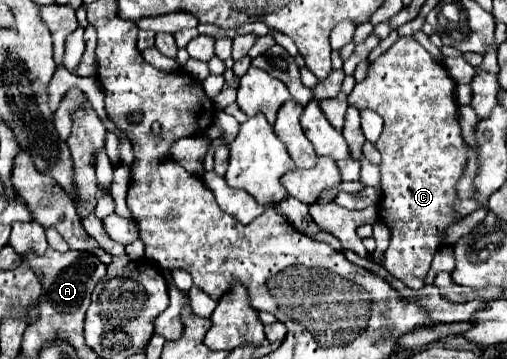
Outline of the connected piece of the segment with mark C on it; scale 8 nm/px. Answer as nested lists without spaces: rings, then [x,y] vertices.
[[[399,37],[397,43],[395,43],[385,55],[381,55],[375,63],[371,63],[367,77],[365,77],[363,81],[359,81],[359,83],[355,85],[355,89],[351,91],[351,95],[349,95],[349,105],[357,107],[359,111],[371,109],[371,111],[375,111],[377,115],[381,115],[381,117],[383,117],[383,123],[385,123],[385,125],[383,125],[383,133],[381,133],[379,141],[375,143],[375,147],[379,149],[379,153],[381,153],[381,157],[383,157],[383,159],[381,159],[381,165],[379,165],[379,169],[381,169],[381,191],[383,191],[383,199],[381,199],[381,203],[379,203],[379,217],[381,217],[381,221],[391,229],[391,243],[389,243],[389,247],[387,247],[387,251],[383,253],[383,257],[381,257],[379,263],[381,263],[393,277],[401,279],[407,287],[411,287],[411,289],[421,289],[421,287],[425,285],[425,277],[427,277],[427,271],[429,271],[429,265],[431,265],[433,255],[437,253],[437,249],[441,249],[441,247],[445,245],[445,231],[461,219],[461,217],[457,215],[457,211],[453,209],[455,203],[459,201],[455,187],[457,187],[457,181],[461,179],[461,175],[463,175],[465,169],[467,169],[467,151],[469,151],[469,147],[467,147],[467,143],[465,143],[463,137],[461,137],[459,103],[457,103],[457,99],[455,99],[455,81],[449,77],[449,73],[445,71],[445,67],[443,67],[441,63],[437,63],[413,37]]]

